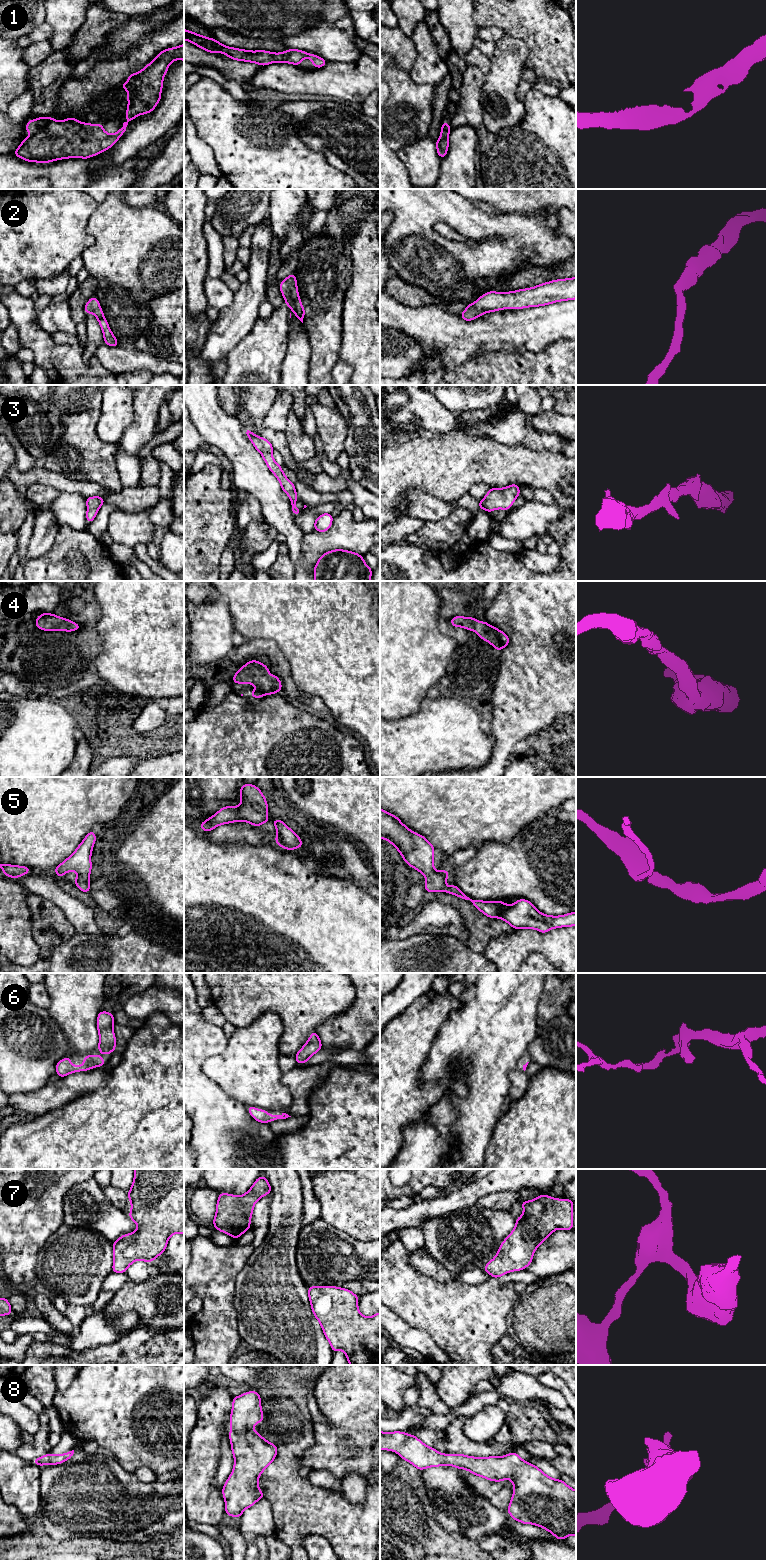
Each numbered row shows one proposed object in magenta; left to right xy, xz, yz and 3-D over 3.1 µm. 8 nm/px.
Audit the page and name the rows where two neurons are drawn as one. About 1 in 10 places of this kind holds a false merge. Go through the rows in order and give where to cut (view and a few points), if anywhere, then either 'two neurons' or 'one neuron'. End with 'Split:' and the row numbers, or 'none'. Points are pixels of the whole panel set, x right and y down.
1: no cut; one neuron
2: no cut; one neuron
3: no cut; one neuron
4: no cut; one neuron
5: no cut; one neuron
6: no cut; one neuron
7: no cut; one neuron
8: no cut; one neuron
Split: none

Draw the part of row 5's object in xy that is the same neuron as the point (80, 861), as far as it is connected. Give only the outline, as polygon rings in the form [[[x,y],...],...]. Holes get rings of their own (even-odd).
[[[90,831],[76,850],[54,869],[54,872],[60,878],[67,872],[77,872],[78,876],[73,882],[85,893],[90,891],[91,854],[95,841],[96,833]]]

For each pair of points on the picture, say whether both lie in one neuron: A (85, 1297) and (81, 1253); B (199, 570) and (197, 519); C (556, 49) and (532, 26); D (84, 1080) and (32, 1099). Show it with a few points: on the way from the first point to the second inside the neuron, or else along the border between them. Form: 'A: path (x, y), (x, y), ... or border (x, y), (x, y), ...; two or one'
A: path (81, 1286), (81, 1264); one
B: path (195, 557), (195, 532); one
C: path (550, 43), (538, 31); one
D: path (71, 1087), (45, 1099); one

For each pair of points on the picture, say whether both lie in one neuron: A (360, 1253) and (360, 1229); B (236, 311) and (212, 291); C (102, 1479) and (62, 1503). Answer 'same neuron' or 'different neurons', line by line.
A: different neurons
B: different neurons
C: same neuron

